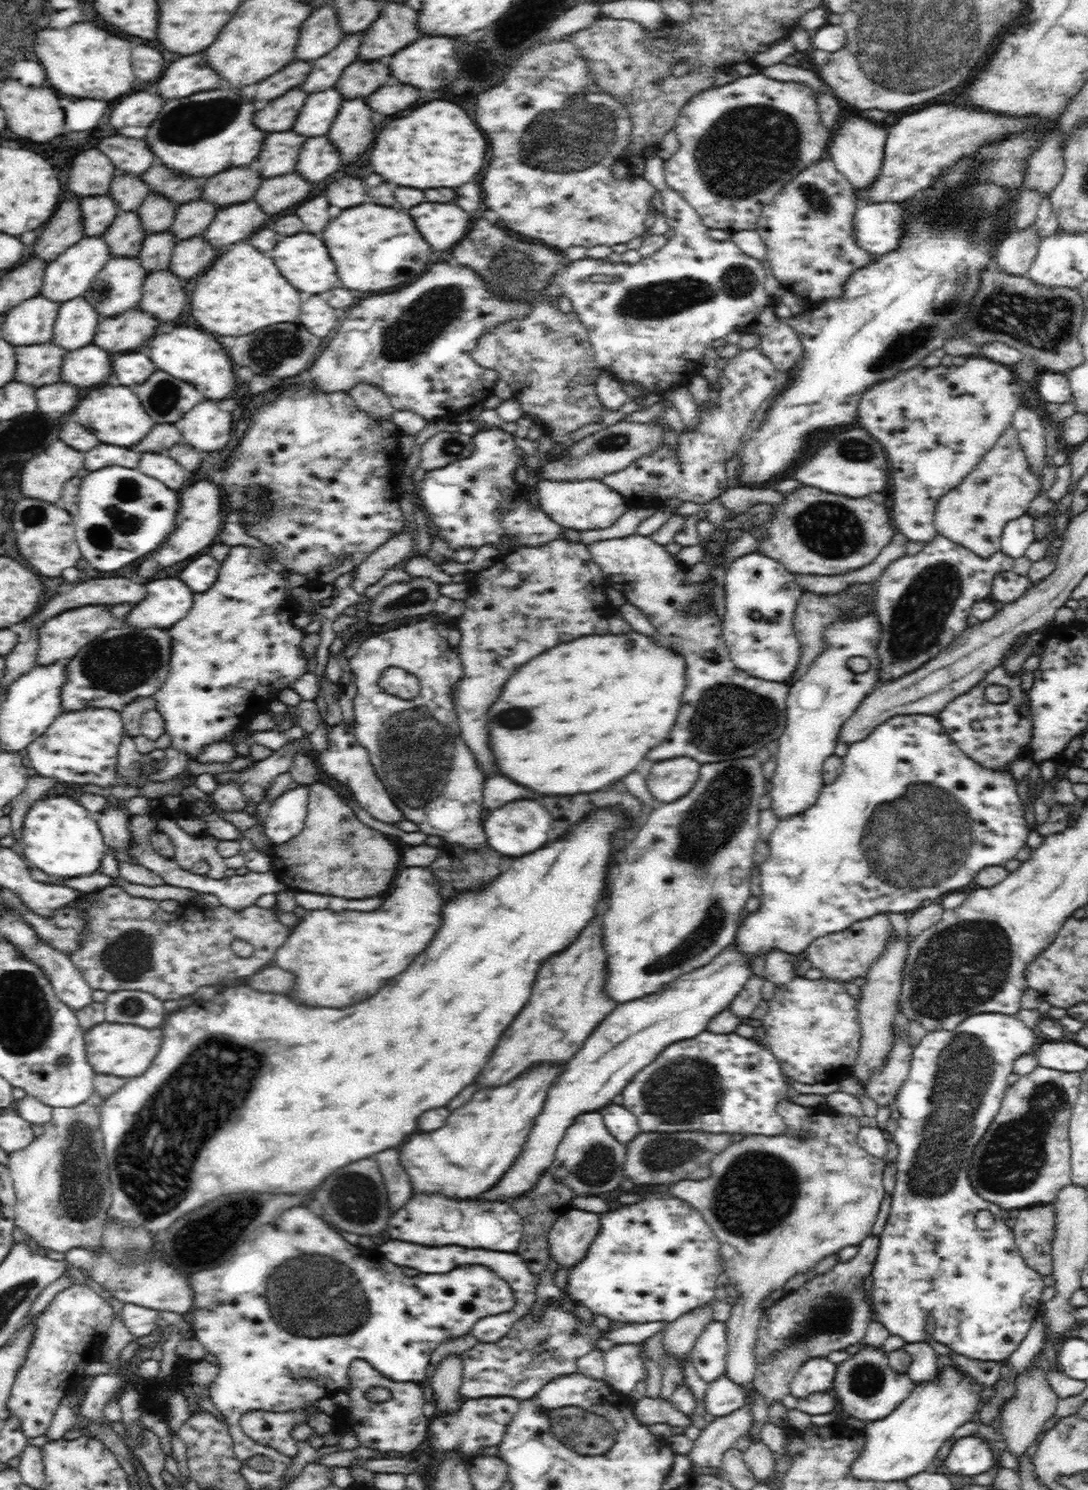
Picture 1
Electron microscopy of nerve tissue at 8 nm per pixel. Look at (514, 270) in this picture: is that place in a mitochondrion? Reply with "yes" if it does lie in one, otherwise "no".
yes

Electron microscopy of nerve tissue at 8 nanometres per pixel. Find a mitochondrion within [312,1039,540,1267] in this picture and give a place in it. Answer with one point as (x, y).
(350, 1186)

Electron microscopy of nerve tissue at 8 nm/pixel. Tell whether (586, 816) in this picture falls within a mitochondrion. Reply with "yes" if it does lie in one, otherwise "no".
no

